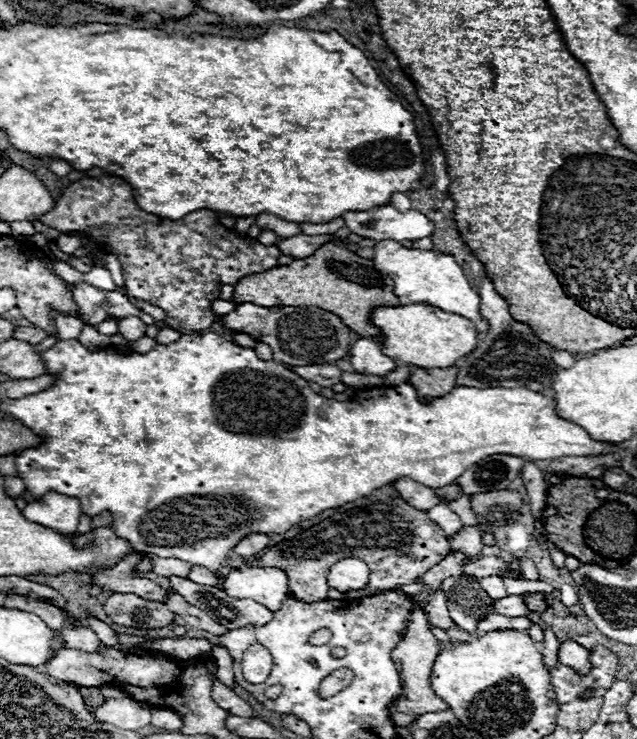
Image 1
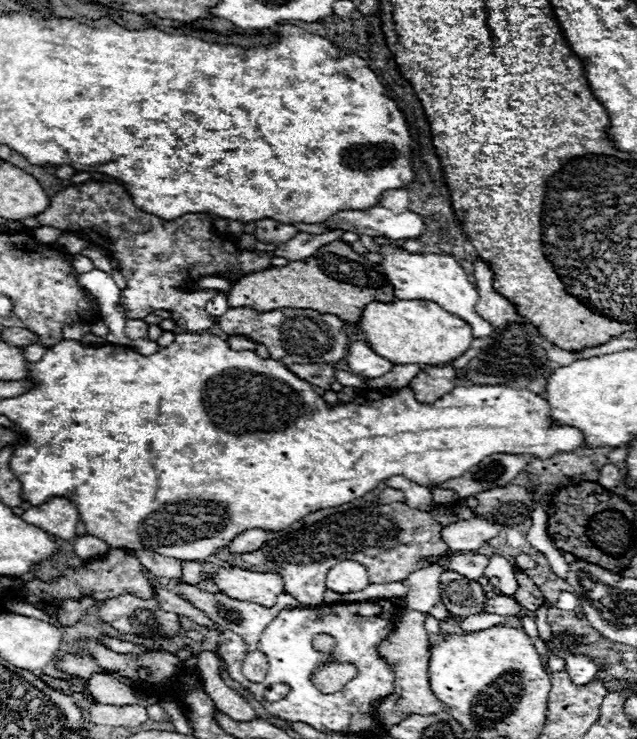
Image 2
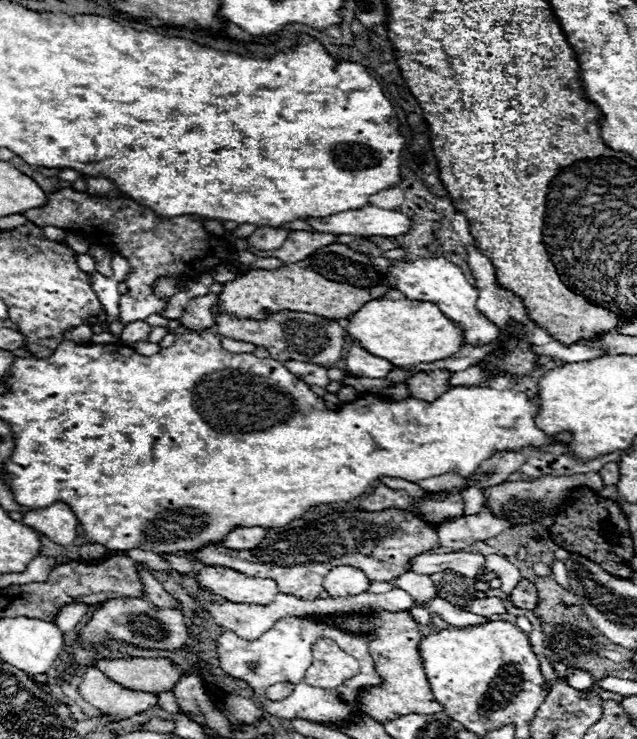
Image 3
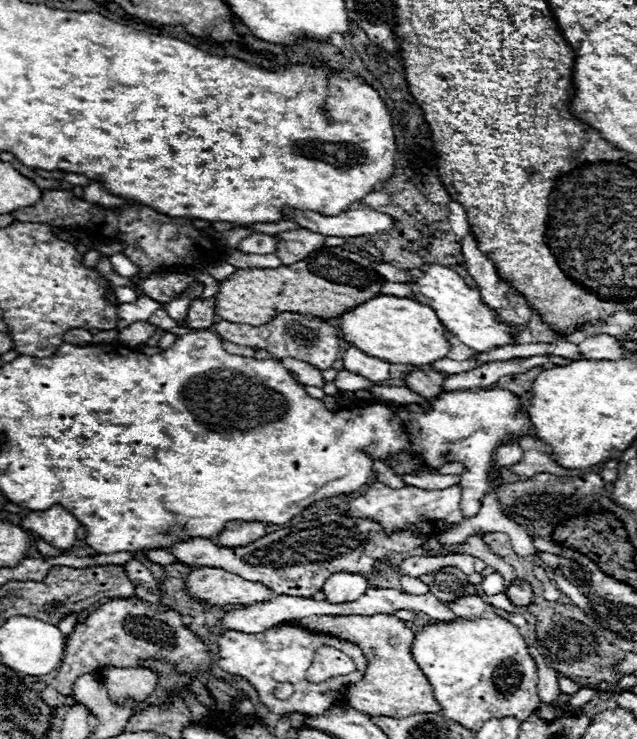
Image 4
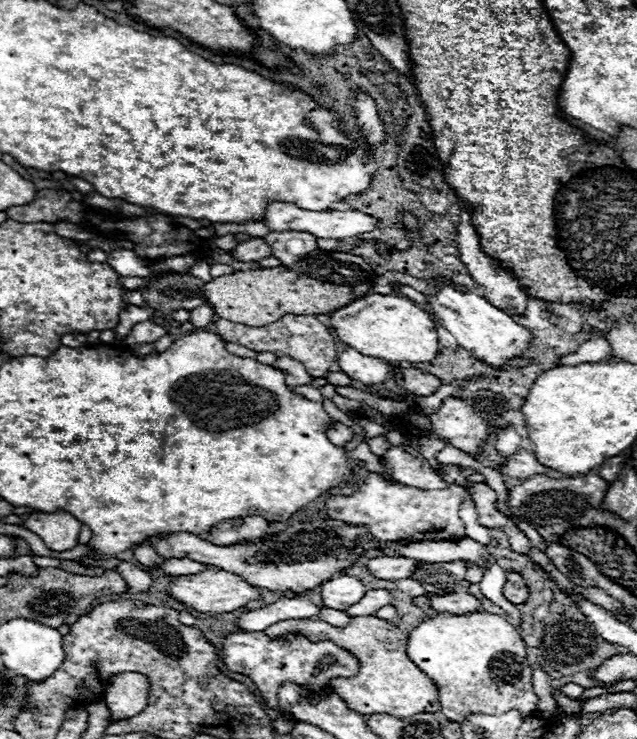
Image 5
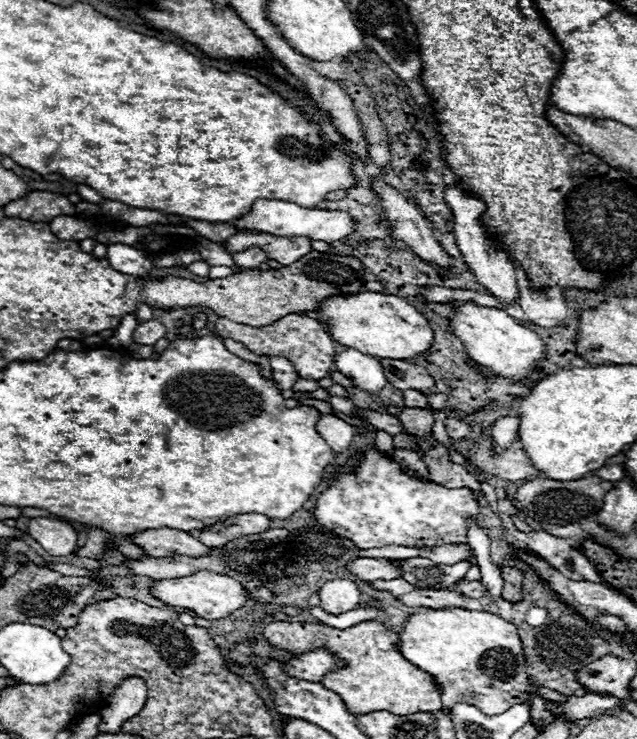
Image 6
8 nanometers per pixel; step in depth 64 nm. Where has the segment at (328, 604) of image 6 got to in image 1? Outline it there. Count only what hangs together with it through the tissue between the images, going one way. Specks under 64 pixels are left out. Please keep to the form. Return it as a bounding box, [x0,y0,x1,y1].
[328,558,370,592]

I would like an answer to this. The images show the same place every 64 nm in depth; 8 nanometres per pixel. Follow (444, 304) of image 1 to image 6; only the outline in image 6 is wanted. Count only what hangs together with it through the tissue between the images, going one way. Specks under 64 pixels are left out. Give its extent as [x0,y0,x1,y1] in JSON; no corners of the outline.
[450,302,546,382]

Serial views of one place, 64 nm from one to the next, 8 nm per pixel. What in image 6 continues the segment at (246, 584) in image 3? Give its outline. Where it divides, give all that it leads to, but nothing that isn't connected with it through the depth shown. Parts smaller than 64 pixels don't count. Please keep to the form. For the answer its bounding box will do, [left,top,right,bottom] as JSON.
[150,570,246,620]

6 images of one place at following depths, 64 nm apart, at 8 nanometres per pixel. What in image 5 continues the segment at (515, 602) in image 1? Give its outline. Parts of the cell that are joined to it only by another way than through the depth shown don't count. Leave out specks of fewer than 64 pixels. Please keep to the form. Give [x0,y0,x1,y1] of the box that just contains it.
[426,592,480,614]

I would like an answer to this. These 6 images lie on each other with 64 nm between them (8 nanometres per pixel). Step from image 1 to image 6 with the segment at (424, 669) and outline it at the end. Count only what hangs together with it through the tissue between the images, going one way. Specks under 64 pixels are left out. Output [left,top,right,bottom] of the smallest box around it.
[262,622,442,716]

